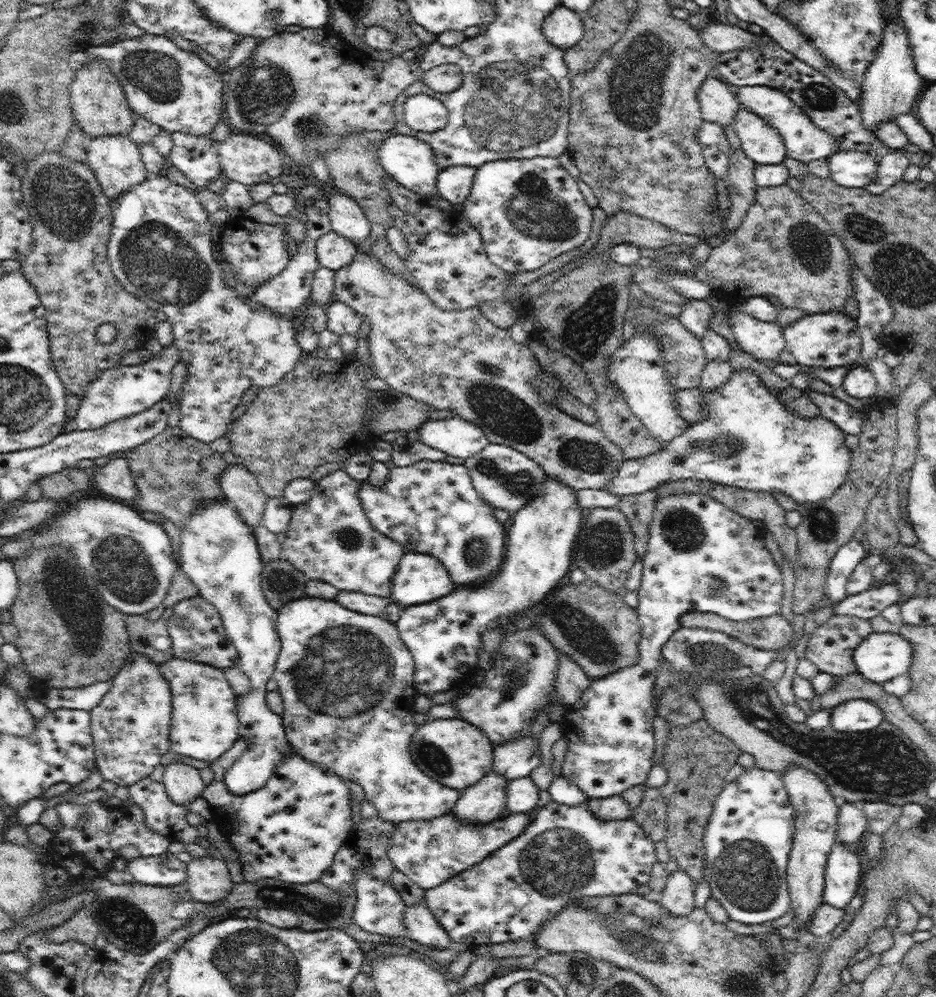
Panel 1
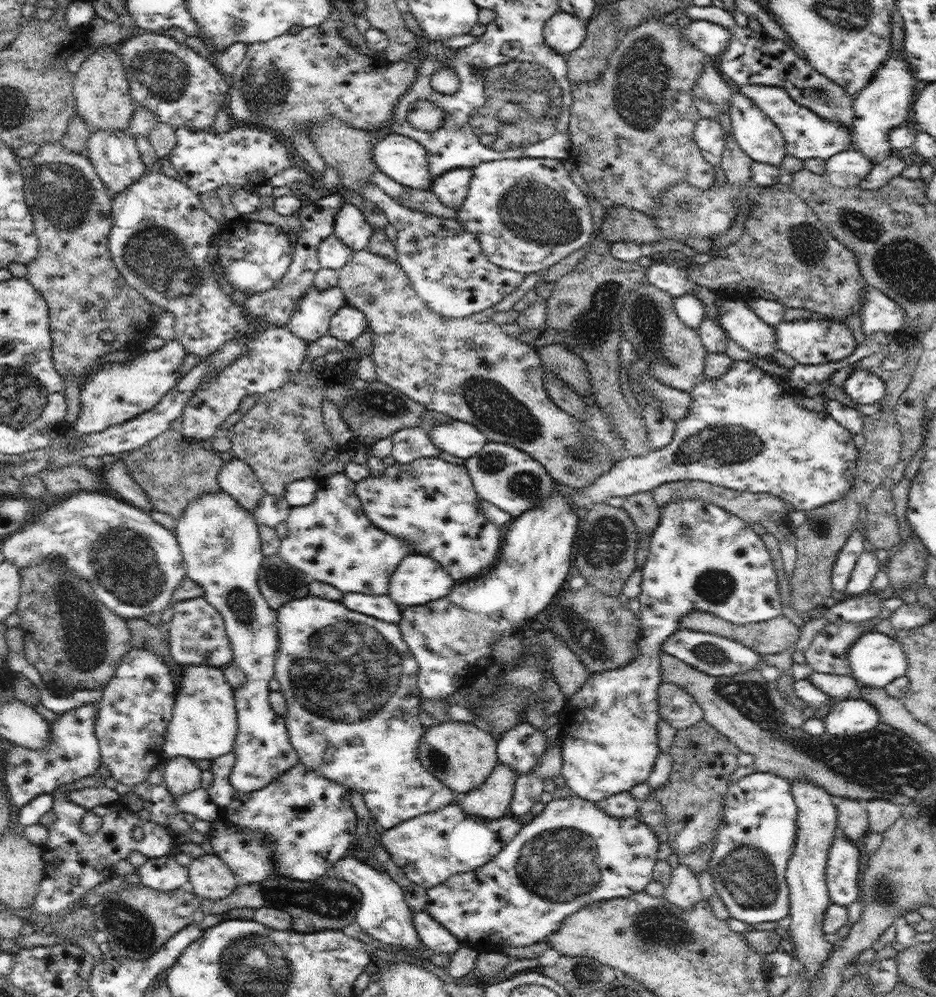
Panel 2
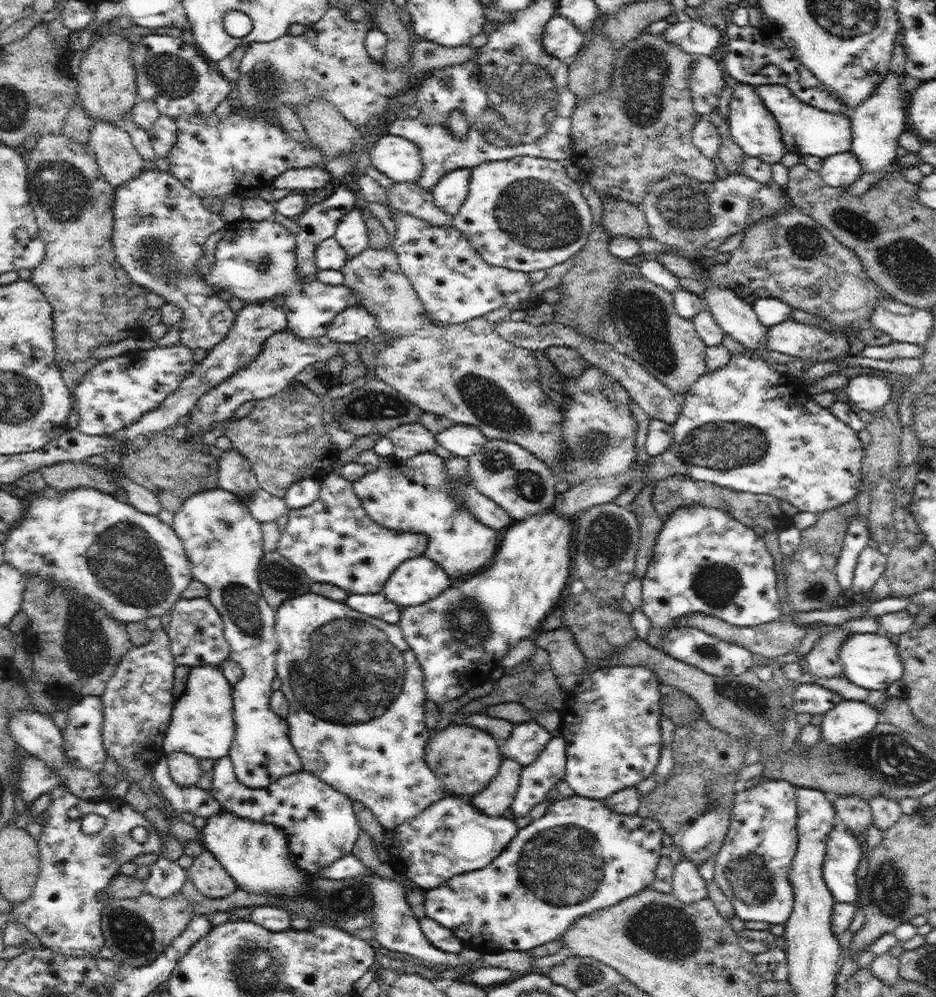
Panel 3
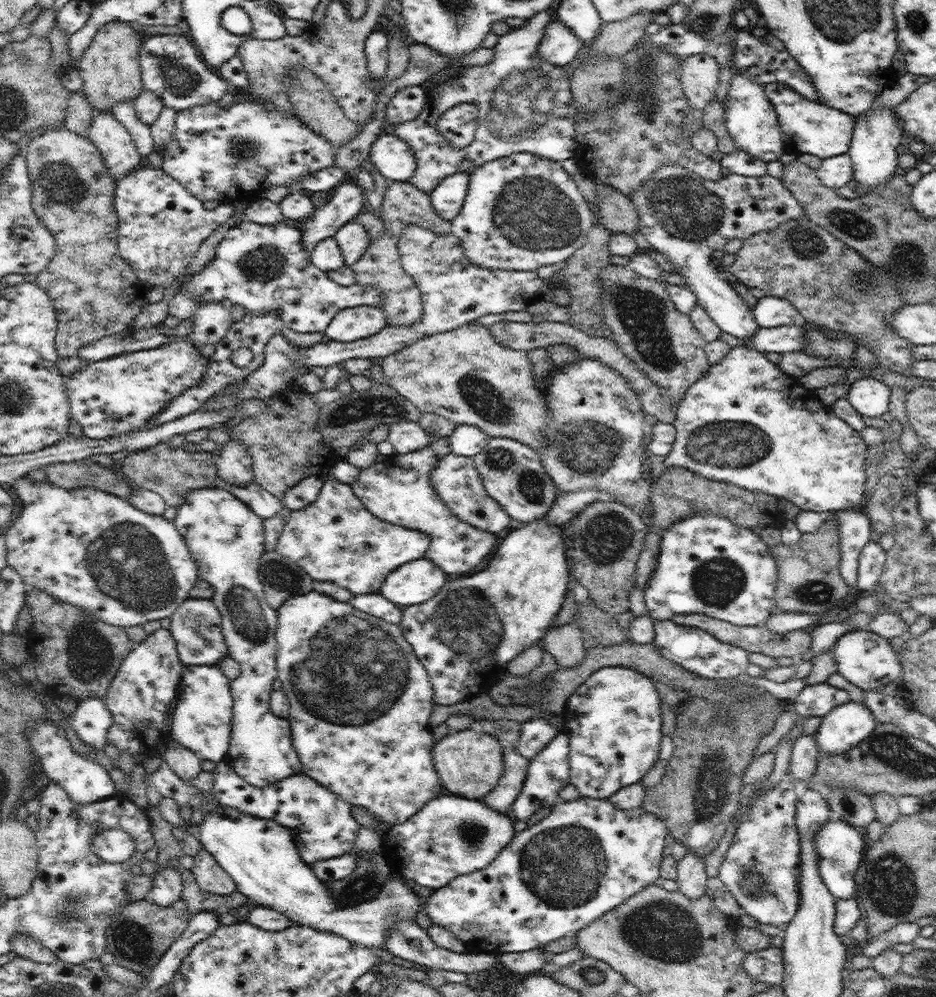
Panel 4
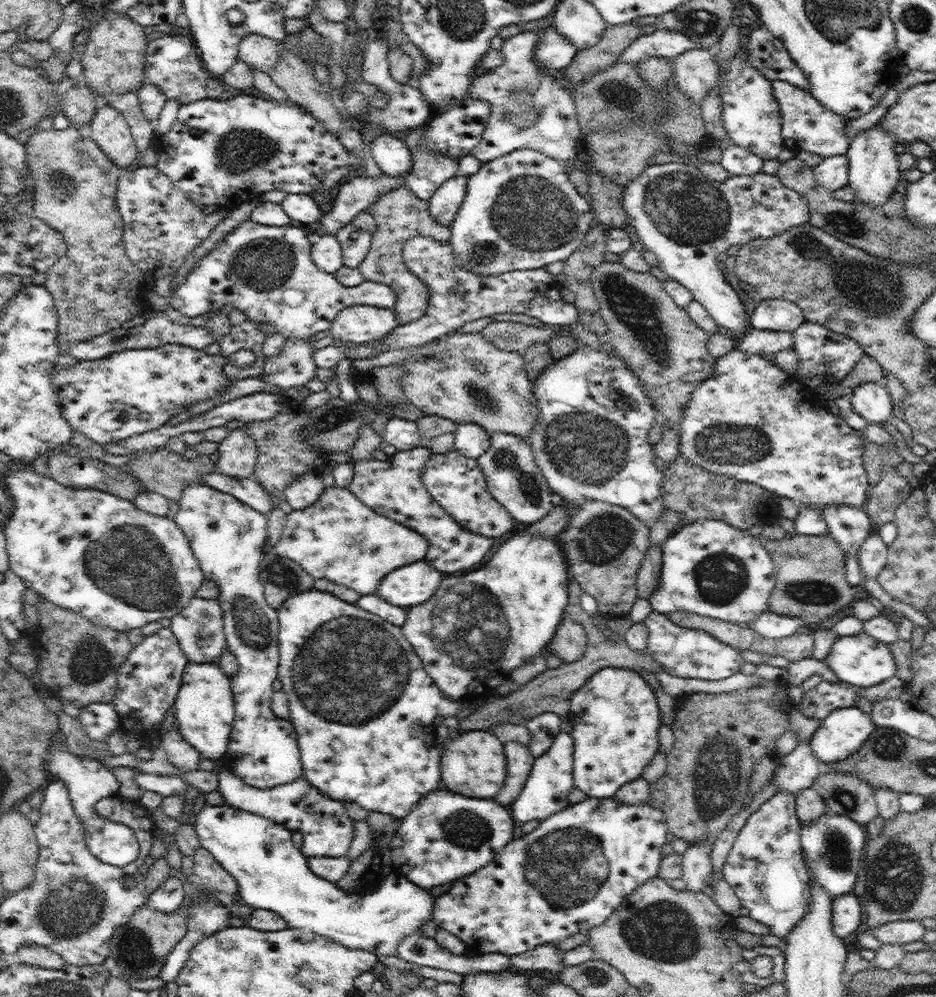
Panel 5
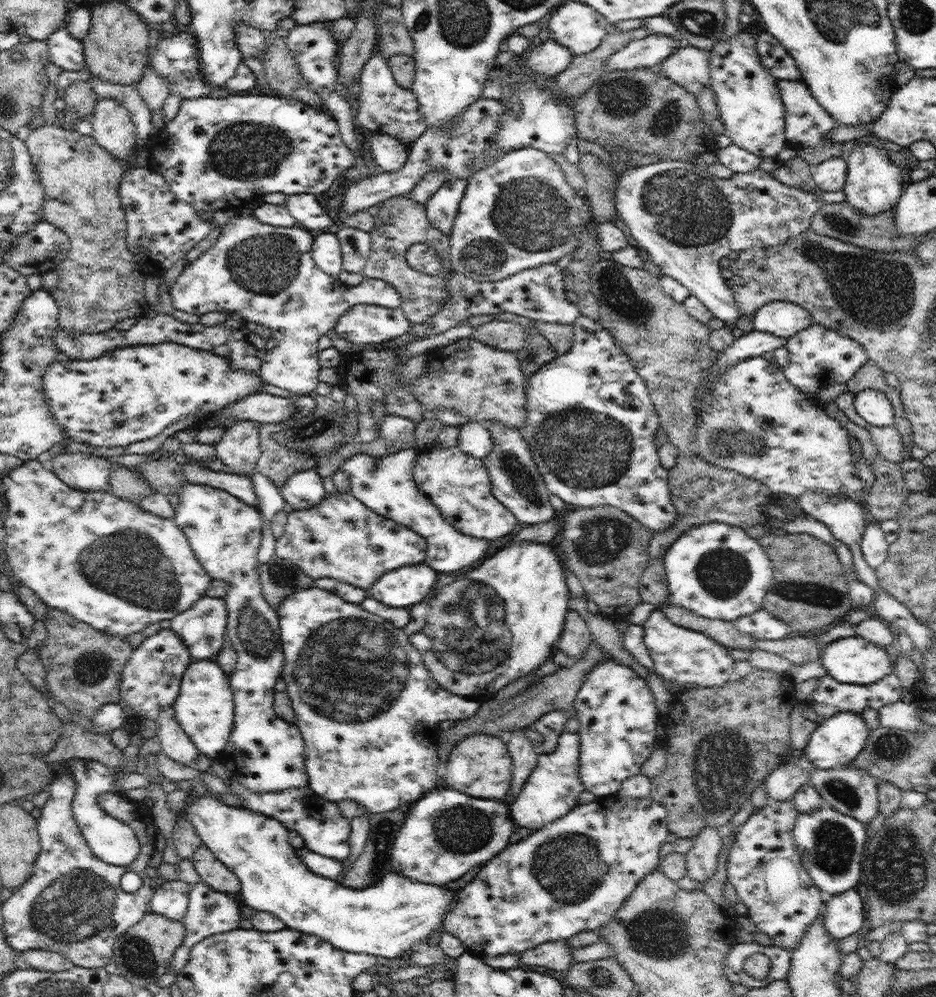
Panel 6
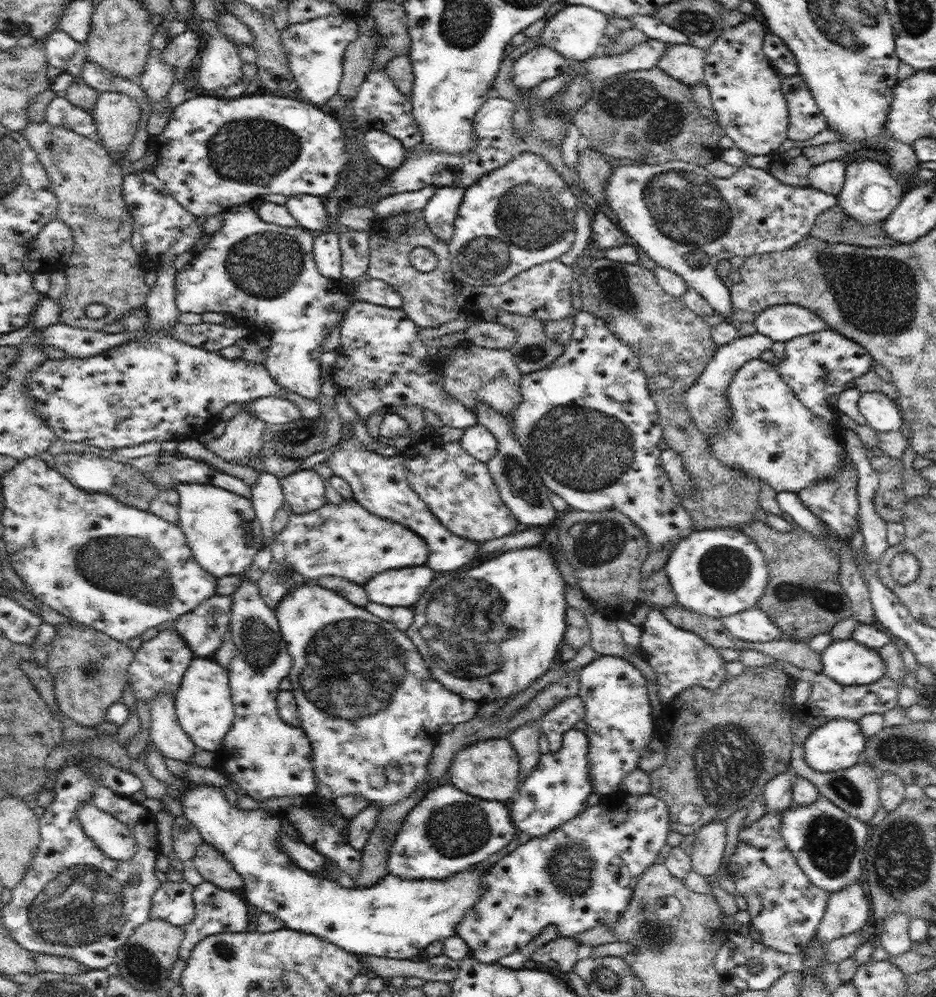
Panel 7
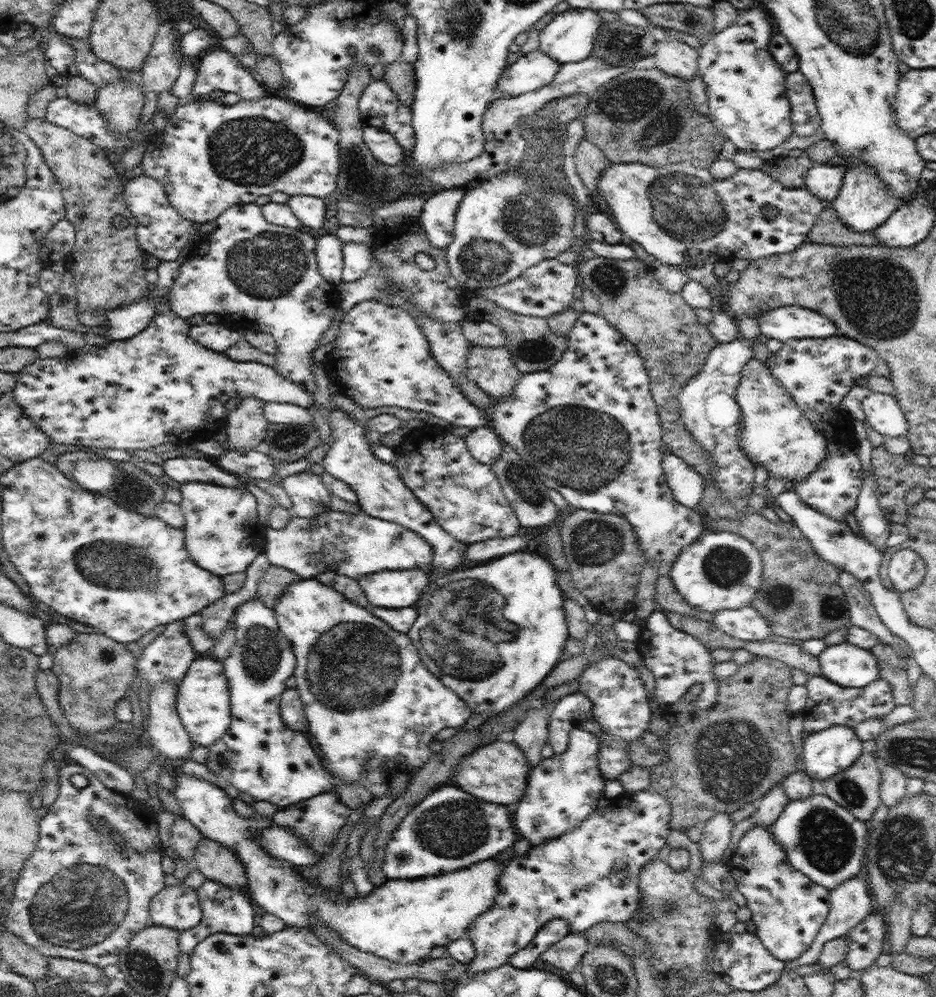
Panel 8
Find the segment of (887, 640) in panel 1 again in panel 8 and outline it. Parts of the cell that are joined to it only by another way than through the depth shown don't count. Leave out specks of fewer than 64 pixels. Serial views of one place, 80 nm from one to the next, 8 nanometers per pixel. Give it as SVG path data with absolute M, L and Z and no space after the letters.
M848 641L827 646L817 657L820 675L840 686L860 688L879 679L879 666L871 650Z

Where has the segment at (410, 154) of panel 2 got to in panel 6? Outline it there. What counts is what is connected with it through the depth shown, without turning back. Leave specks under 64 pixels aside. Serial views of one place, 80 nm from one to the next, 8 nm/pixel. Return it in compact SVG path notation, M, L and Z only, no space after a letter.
M372 133L365 142L380 171L394 172L404 166L410 146L389 134Z

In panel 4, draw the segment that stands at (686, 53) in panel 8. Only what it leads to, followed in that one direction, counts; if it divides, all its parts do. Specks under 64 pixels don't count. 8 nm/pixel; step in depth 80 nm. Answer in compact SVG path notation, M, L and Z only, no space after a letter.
M705 51L687 56L681 62L680 80L690 107L703 111L716 97L720 69L714 56Z

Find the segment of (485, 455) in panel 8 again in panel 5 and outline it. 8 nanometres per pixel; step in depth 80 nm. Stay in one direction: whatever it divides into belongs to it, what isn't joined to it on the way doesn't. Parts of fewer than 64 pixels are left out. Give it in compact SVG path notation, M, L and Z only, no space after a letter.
M474 423L458 424L455 434L455 450L466 458L478 459L490 446L491 435L483 426Z

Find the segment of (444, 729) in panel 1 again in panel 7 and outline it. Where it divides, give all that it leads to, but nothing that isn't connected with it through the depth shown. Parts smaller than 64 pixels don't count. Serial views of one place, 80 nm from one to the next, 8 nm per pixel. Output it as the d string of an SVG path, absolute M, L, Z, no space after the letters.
M483 738L458 750L450 765L445 784L454 784L472 796L509 804L519 788L519 756L509 739Z

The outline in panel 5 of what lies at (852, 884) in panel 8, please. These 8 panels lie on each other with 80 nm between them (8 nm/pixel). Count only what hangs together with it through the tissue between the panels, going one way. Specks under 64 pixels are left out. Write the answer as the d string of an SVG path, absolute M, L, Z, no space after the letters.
M854 893L833 899L832 926L836 936L843 940L860 926L861 909L860 901Z

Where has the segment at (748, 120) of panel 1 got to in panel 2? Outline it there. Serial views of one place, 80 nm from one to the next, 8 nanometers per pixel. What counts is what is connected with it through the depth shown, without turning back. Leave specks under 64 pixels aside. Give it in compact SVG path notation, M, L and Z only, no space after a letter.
M740 91L731 96L729 113L733 138L740 148L753 161L780 165L787 155L785 138L771 118Z

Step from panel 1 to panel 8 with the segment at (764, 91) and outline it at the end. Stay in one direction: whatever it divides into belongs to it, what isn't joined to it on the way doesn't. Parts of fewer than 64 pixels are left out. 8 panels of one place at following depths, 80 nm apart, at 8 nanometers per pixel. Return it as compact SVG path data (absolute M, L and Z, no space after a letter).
M799 70L786 75L786 92L791 104L792 132L808 136L818 132L820 115L817 111L813 88Z

